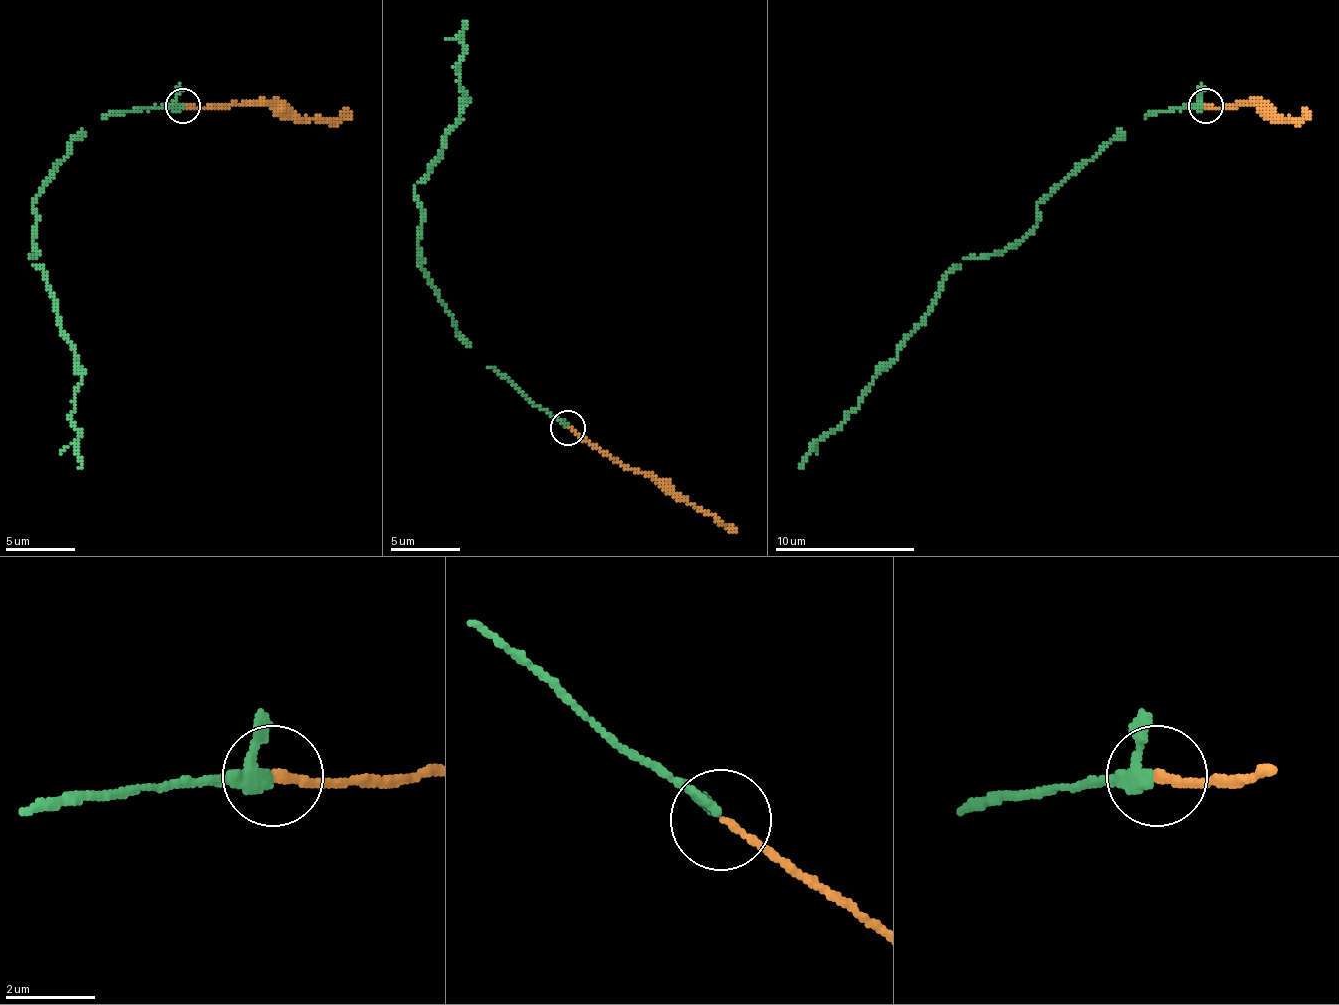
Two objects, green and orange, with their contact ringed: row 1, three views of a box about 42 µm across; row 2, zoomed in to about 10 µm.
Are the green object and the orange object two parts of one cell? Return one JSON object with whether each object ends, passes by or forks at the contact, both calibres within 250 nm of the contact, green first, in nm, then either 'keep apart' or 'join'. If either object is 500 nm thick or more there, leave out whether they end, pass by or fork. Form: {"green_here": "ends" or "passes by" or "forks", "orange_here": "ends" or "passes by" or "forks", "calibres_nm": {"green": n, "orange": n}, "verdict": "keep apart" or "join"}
{"green_here": "passes by", "orange_here": "ends", "calibres_nm": {"green": 220, "orange": 170}, "verdict": "join"}

